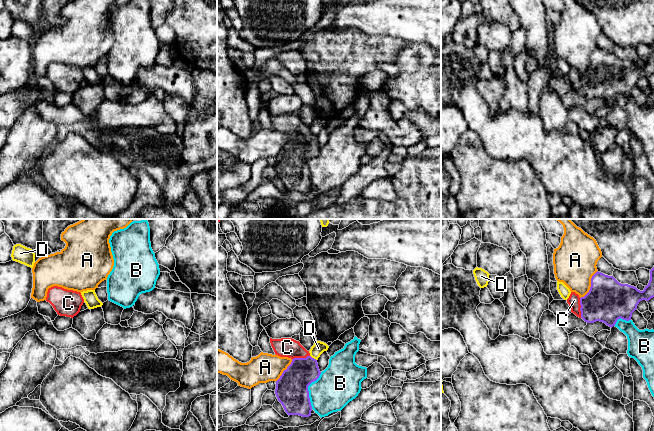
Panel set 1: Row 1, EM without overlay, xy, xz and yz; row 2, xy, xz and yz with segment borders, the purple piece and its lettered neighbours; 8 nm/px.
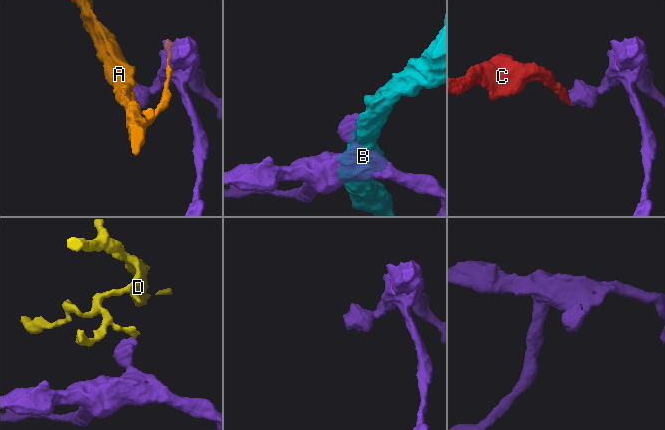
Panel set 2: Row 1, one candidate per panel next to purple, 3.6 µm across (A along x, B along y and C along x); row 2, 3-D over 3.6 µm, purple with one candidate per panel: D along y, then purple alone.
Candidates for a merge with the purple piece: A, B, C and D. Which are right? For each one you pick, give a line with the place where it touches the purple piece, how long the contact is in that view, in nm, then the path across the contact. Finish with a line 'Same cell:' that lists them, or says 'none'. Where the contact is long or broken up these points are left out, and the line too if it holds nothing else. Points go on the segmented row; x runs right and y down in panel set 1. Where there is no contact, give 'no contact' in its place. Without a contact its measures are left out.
C: yz (580, 308) | 160 nm | across yz (608, 300), (591, 308), (580, 308), (574, 300)
Same cell: C

